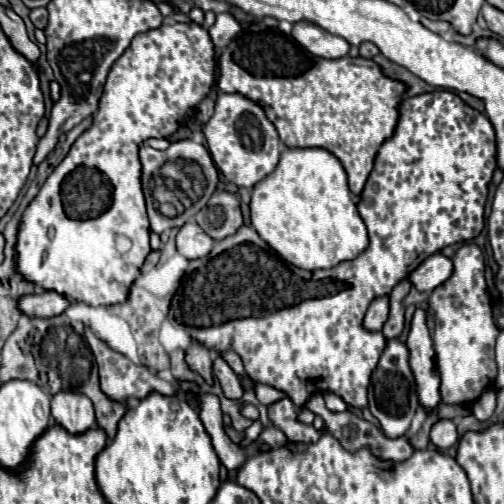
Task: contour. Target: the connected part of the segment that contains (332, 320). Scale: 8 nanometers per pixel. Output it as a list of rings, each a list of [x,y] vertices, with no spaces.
[[[452,91],[408,97],[400,103],[398,111],[396,131],[382,143],[374,159],[374,169],[360,195],[358,211],[368,227],[370,245],[358,259],[326,271],[302,271],[286,263],[252,227],[242,225],[234,235],[216,241],[210,255],[206,255],[202,263],[196,263],[200,267],[186,271],[172,299],[174,317],[186,325],[186,331],[194,339],[212,351],[222,351],[224,347],[236,351],[252,381],[284,391],[298,409],[302,409],[314,393],[326,391],[336,393],[350,407],[364,409],[368,405],[366,393],[370,375],[386,347],[386,337],[380,331],[368,331],[362,325],[368,305],[372,299],[390,293],[394,285],[406,279],[426,257],[452,243],[472,241],[484,227],[482,215],[488,183],[496,171],[492,123],[484,113],[466,105]]]

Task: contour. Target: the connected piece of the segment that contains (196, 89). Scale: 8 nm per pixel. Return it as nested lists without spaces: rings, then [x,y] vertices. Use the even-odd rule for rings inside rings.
[[[196,23],[162,25],[160,29],[136,35],[126,53],[108,73],[100,109],[94,123],[72,145],[66,159],[52,171],[40,193],[26,207],[16,235],[16,273],[46,291],[56,291],[68,299],[94,307],[114,305],[126,299],[128,287],[140,275],[140,265],[150,253],[150,229],[140,187],[138,147],[150,137],[170,137],[184,115],[188,115],[210,91],[214,83],[214,45],[208,31]],[[118,239],[128,239],[124,253]]]

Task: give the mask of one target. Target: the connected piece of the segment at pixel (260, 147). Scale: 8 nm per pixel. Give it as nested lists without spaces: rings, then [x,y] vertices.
[[[218,95],[214,115],[204,125],[206,145],[210,147],[210,155],[214,165],[222,173],[224,181],[234,183],[238,187],[254,189],[266,175],[270,175],[280,159],[280,139],[276,127],[266,119],[262,107],[258,103],[250,103],[250,99],[242,99],[242,95]]]

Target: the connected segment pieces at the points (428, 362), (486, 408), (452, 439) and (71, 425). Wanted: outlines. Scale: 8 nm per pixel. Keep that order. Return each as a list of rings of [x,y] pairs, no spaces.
[[[416,309],[410,335],[406,341],[410,349],[410,367],[416,379],[416,391],[418,401],[424,413],[430,413],[440,405],[440,379],[438,369],[434,362],[435,352],[432,347],[432,337],[426,327],[426,313],[422,309]]]
[[[490,387],[484,391],[484,395],[474,403],[474,417],[478,421],[488,421],[496,409],[496,389]]]
[[[438,421],[438,423],[432,427],[430,441],[432,441],[438,449],[448,449],[448,447],[456,445],[456,443],[458,443],[458,433],[456,433],[454,423],[452,423],[452,421]]]
[[[62,391],[52,397],[52,417],[72,435],[86,433],[96,425],[94,407],[90,399],[86,399],[86,395],[70,391]]]

